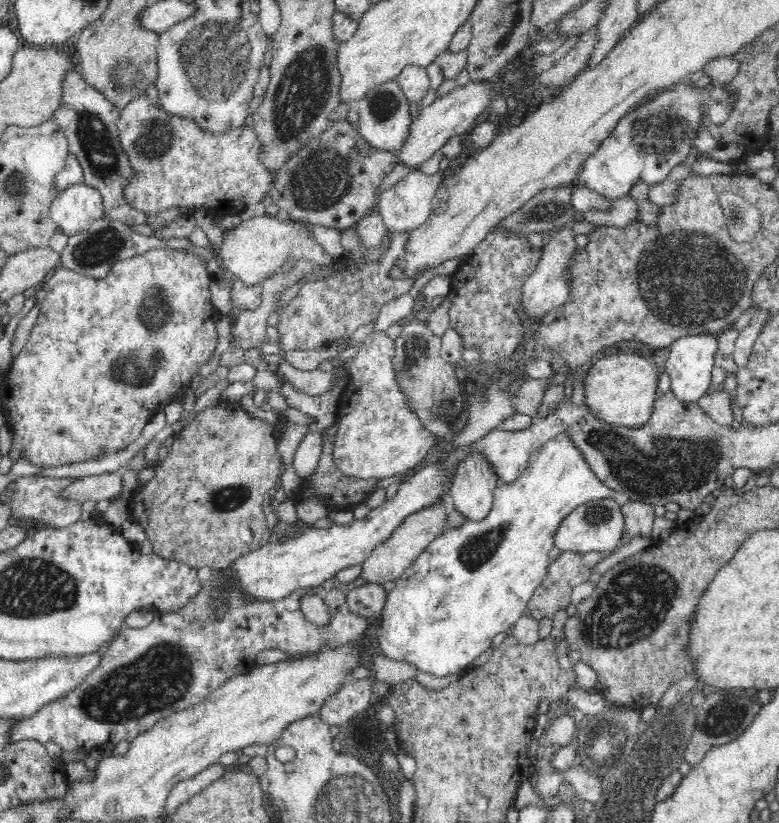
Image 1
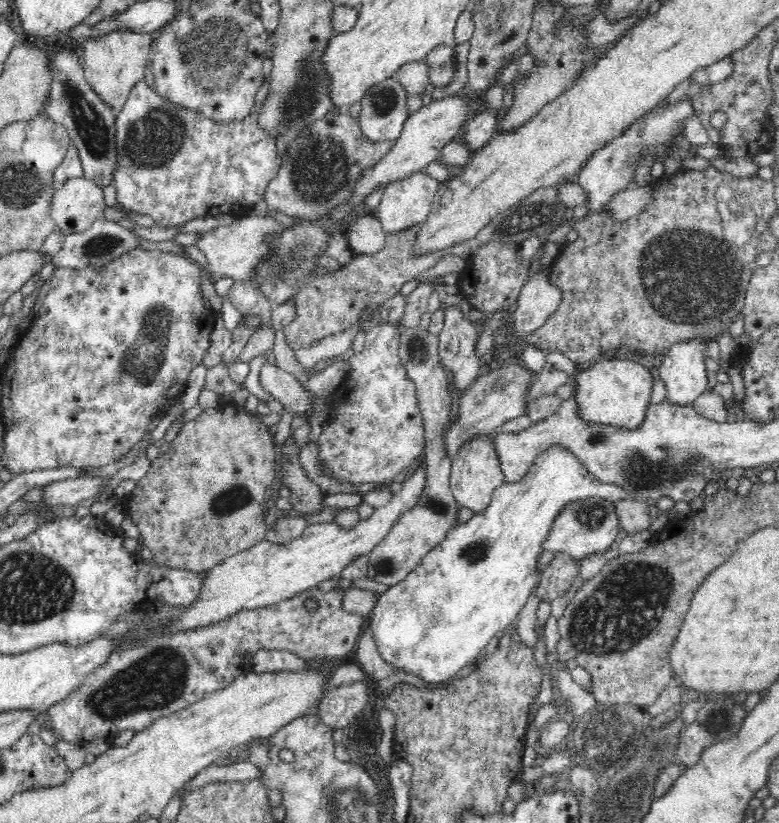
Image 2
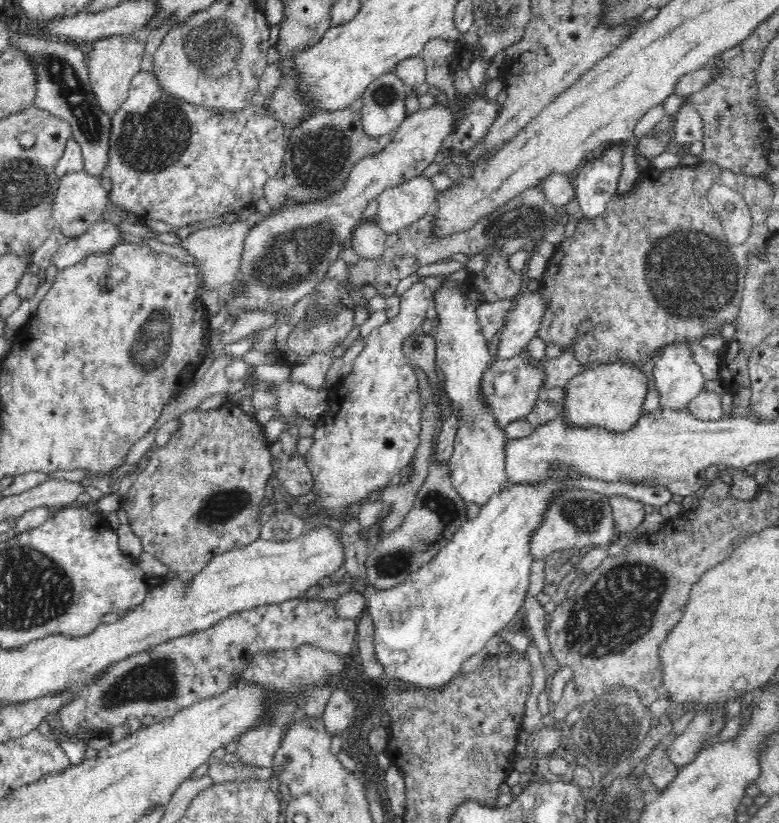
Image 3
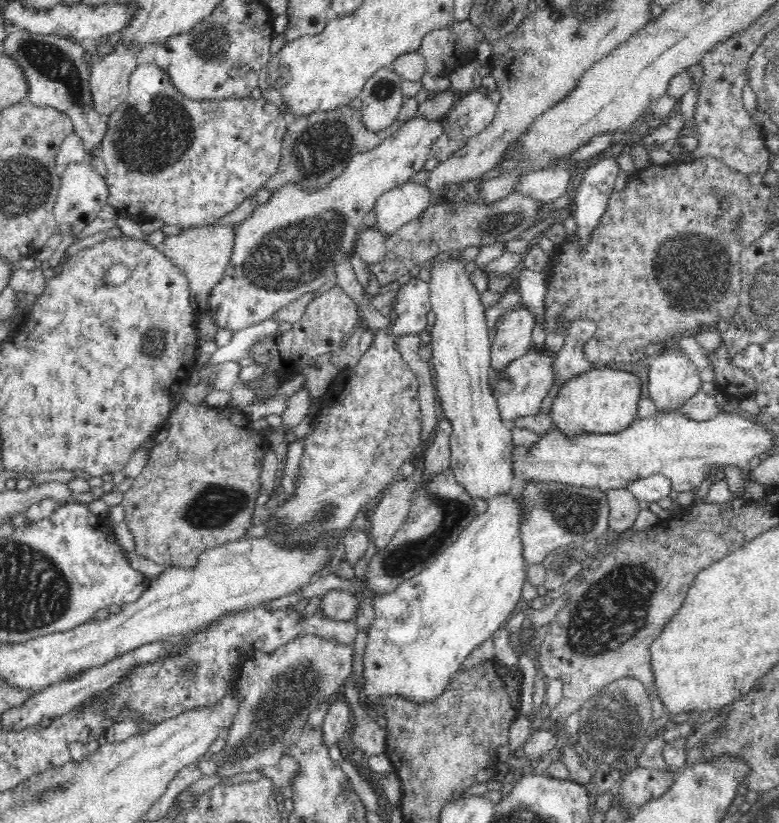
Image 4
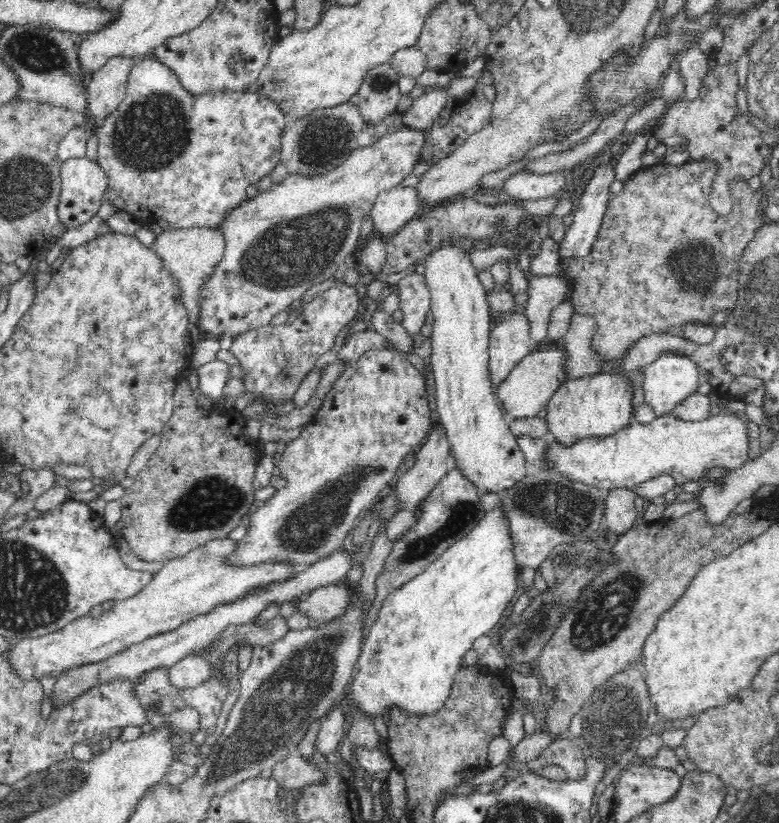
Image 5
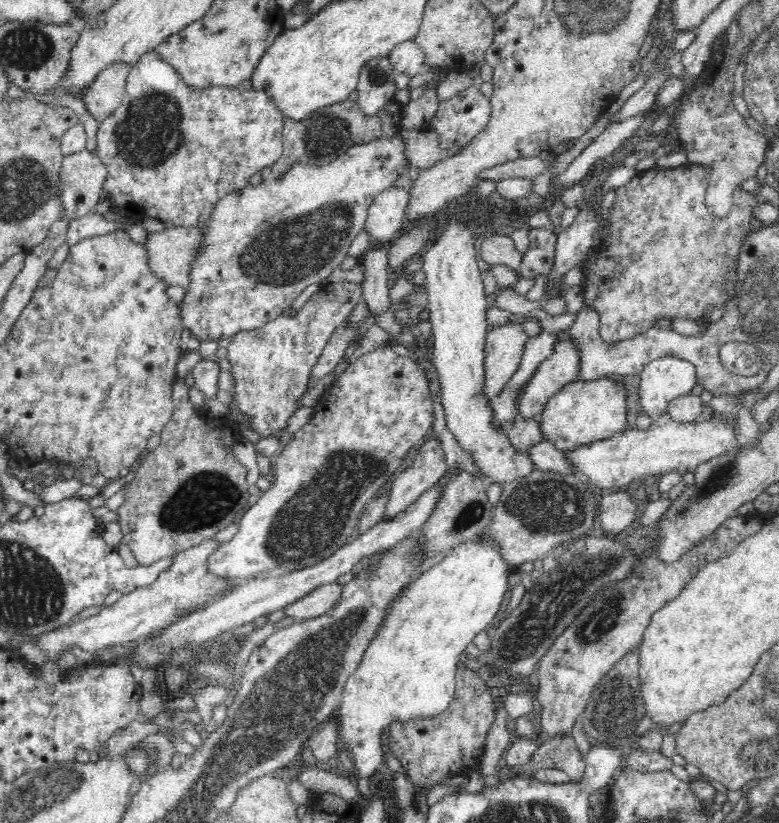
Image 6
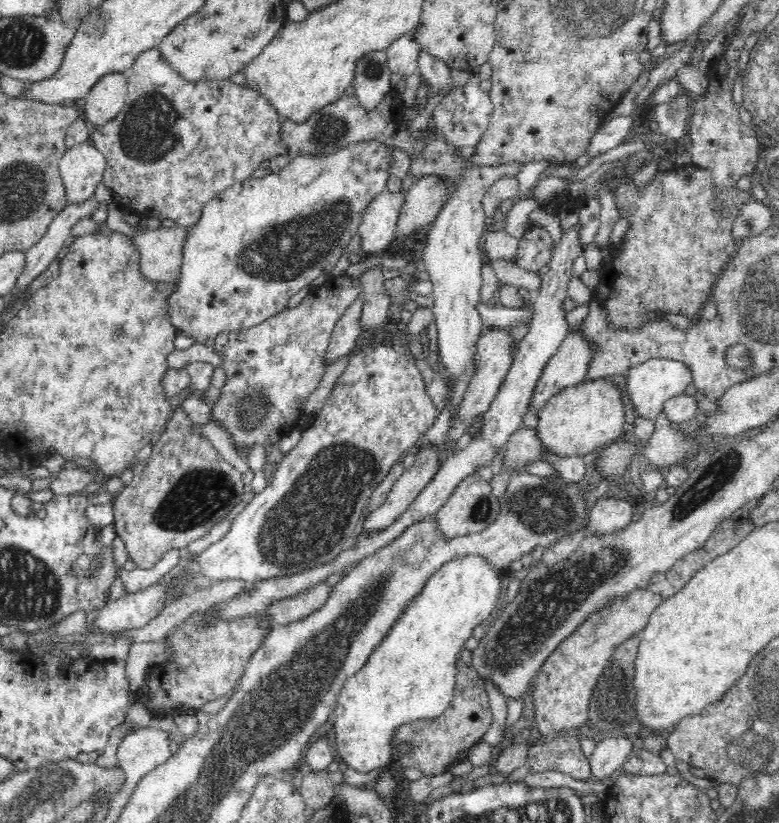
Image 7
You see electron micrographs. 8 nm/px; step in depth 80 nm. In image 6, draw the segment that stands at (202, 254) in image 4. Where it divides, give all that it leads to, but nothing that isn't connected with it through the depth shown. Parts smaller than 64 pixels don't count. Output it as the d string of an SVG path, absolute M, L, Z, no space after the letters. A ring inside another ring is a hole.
M167 225L160 232L148 233L143 240L147 269L167 286L180 286L186 290L188 286L189 262L197 251L197 240L201 235L200 227L176 227Z

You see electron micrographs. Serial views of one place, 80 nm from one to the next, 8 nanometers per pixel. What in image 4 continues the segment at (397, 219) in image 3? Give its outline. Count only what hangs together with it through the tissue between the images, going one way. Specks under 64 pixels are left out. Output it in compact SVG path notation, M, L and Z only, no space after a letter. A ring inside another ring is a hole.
M409 181L387 190L376 201L377 223L374 228L386 236L395 233L407 222L417 219L433 202L435 199L423 183Z

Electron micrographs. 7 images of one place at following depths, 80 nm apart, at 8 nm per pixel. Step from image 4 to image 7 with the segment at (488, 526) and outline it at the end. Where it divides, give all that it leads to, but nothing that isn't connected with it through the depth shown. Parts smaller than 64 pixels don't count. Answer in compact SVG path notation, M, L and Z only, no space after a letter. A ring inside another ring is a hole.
M465 557L442 566L422 590L422 594L406 609L404 617L384 638L367 665L344 682L342 694L338 697L334 712L335 759L342 767L358 772L379 773L393 764L395 737L398 728L409 722L430 719L436 720L444 714L455 694L456 655L464 643L472 636L473 630L481 626L494 610L501 590L501 580L507 569L488 566L479 557Z

